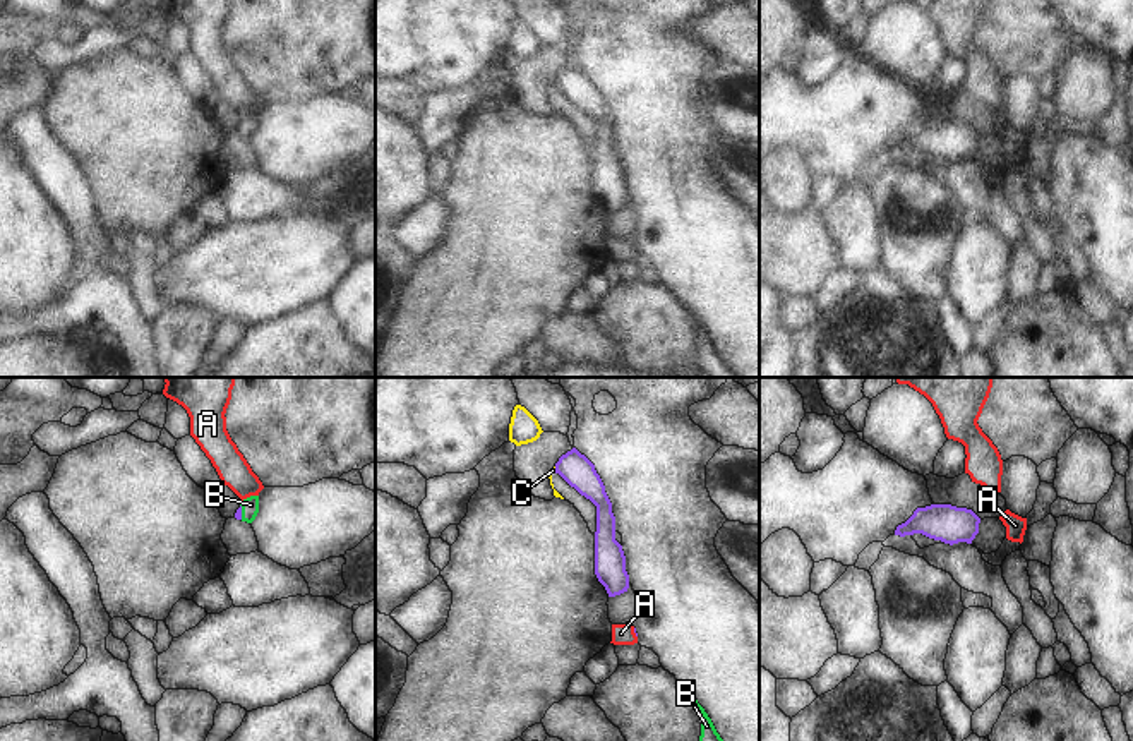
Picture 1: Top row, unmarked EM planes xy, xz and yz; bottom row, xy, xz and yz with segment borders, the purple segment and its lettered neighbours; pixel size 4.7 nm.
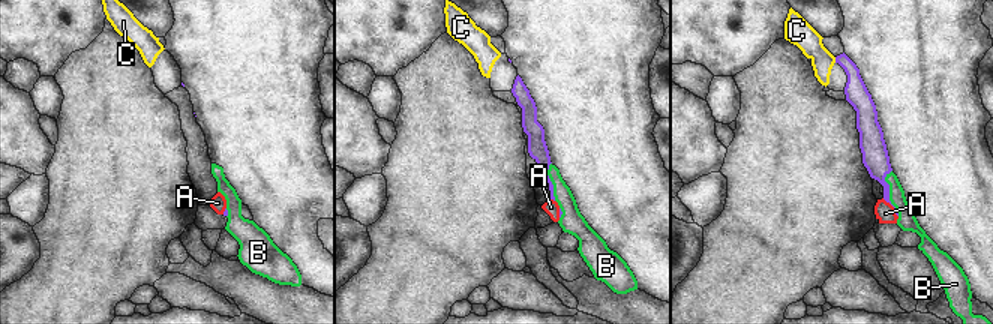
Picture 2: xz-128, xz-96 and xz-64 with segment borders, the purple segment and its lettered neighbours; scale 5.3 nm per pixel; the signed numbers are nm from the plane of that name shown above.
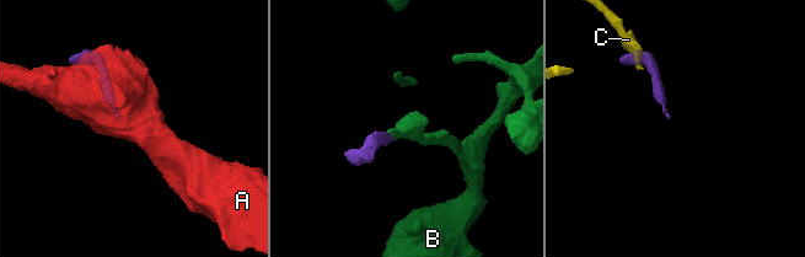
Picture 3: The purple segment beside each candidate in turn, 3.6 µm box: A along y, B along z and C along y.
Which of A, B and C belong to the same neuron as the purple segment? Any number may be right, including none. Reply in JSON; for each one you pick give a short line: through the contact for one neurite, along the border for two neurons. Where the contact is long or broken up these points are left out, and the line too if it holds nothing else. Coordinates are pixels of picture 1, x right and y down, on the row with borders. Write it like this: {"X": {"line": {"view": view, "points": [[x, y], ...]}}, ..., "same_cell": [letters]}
{"B": {"line": {"view": "xy", "points": [[239, 512], [240, 512], [251, 505]]}}, "same_cell": ["B"]}

